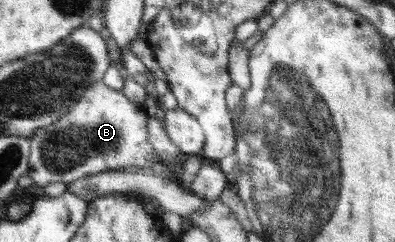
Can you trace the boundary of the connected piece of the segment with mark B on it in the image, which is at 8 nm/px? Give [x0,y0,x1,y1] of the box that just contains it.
[28,79,162,187]

